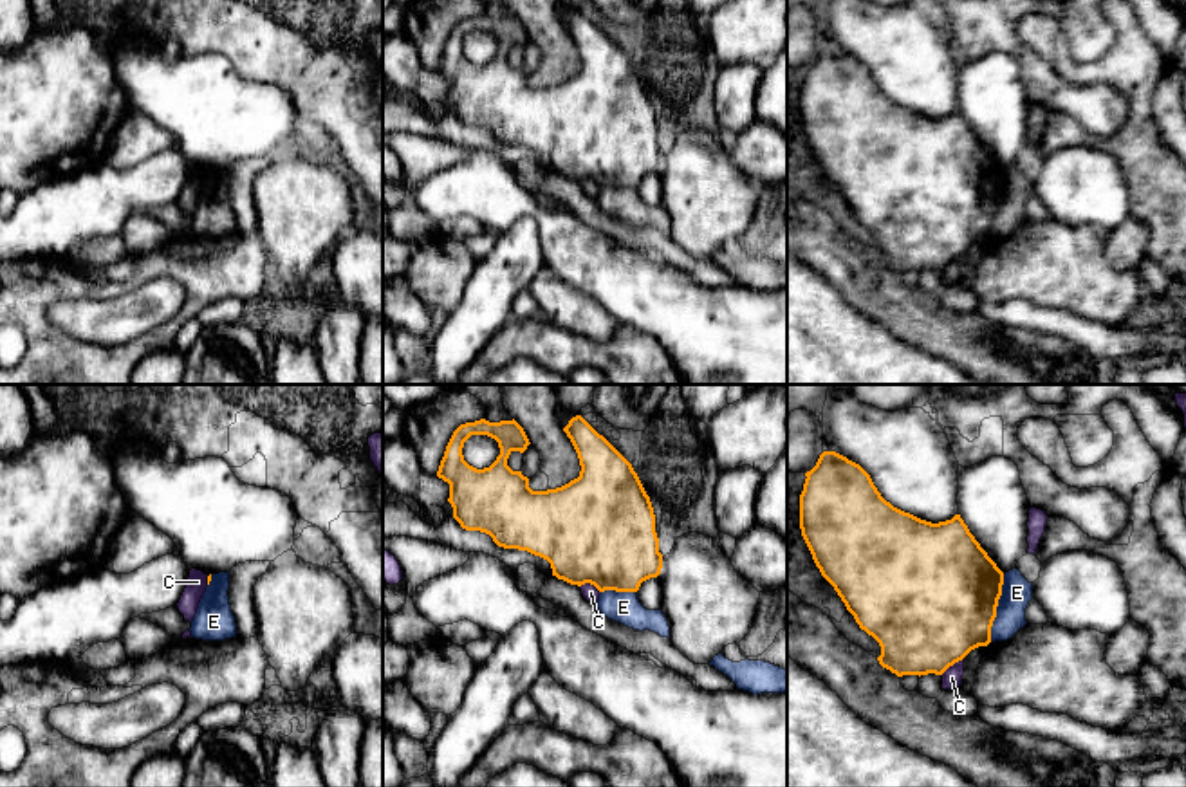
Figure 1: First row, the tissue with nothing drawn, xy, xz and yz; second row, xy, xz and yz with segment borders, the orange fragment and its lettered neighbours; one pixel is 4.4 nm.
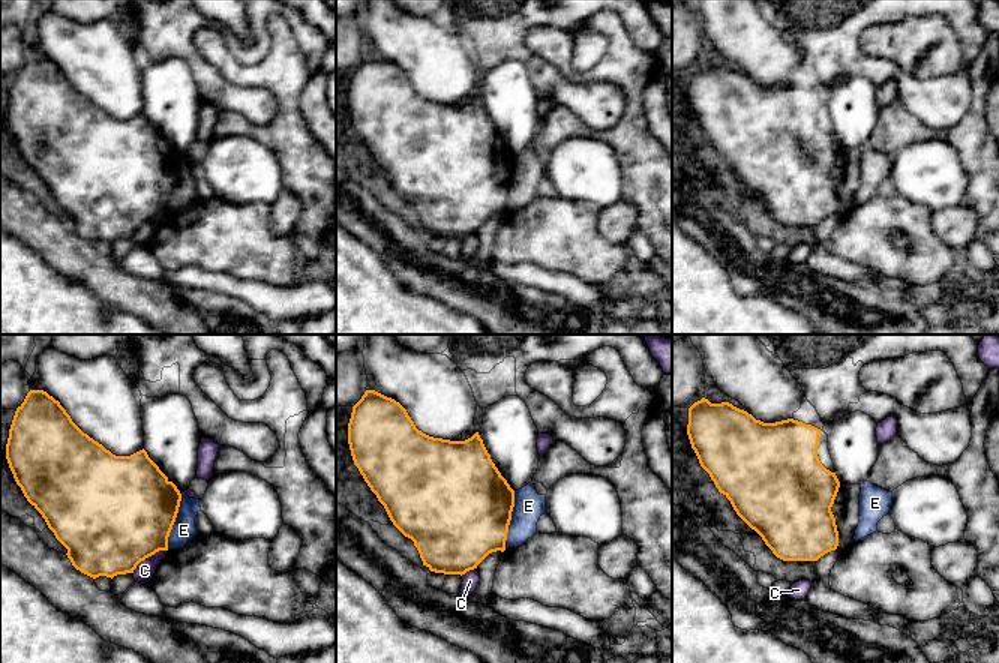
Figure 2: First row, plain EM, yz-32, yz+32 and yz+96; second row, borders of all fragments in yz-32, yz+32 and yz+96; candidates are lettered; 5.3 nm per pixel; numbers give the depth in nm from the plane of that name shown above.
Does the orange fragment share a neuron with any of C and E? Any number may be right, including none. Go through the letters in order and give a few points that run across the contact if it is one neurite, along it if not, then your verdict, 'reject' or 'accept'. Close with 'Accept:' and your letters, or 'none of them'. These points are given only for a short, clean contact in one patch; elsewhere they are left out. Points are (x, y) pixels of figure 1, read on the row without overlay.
C: reject
E: line yz (1004, 170), (990, 237); reject
Accept: none of them

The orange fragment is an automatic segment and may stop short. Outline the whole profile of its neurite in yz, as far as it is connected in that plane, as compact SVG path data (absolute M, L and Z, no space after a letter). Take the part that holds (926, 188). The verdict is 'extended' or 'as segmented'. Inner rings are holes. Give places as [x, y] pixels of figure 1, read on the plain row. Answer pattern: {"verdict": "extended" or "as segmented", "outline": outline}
{"verdict": "as segmented", "outline": "M823 47L805 72L801 132L859 224L879 238L883 264L897 273L942 271L971 245L991 238L1004 168L960 110L931 119L894 103L859 60L836 47Z"}

